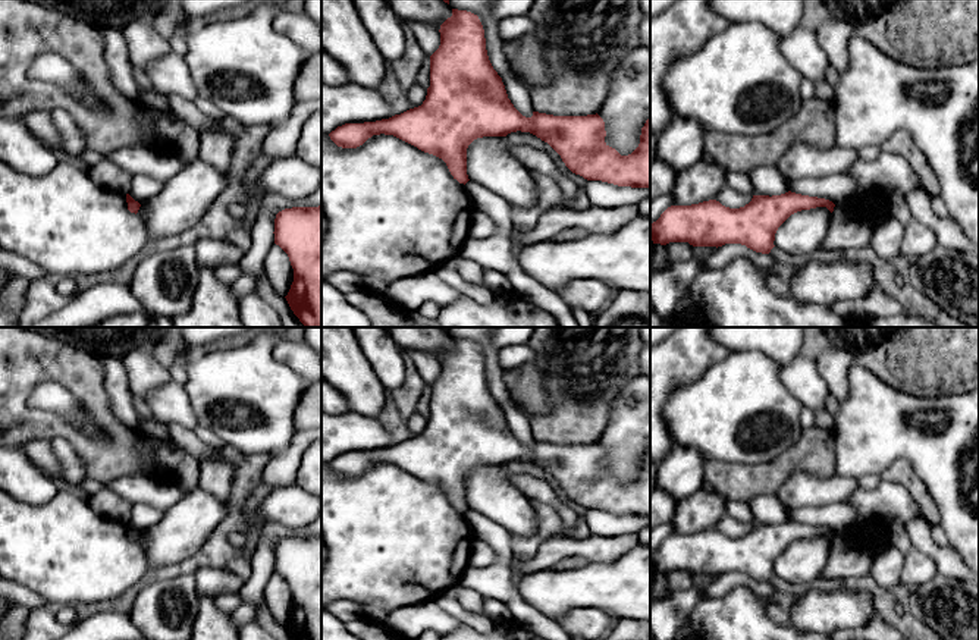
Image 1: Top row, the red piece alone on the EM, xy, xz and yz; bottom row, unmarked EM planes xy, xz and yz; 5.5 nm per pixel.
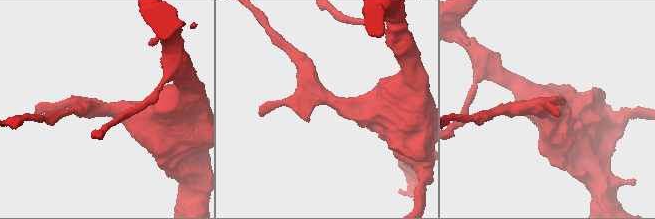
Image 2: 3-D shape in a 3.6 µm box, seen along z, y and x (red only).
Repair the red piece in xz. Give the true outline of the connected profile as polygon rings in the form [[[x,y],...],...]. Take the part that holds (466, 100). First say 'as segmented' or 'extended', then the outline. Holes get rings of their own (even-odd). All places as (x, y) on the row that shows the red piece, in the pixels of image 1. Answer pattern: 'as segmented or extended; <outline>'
as segmented; [[[452,9],[452,16],[440,25],[440,46],[430,56],[430,87],[427,88],[426,100],[421,106],[410,109],[389,119],[364,123],[345,123],[329,134],[330,139],[342,148],[357,148],[373,135],[393,135],[418,150],[442,159],[454,179],[459,183],[467,183],[467,148],[483,137],[506,137],[511,132],[530,132],[547,142],[562,159],[565,166],[575,175],[587,181],[602,181],[618,186],[650,188],[650,117],[641,128],[640,144],[628,156],[621,156],[615,148],[605,142],[606,131],[603,119],[596,114],[587,116],[553,116],[533,112],[531,117],[523,116],[508,98],[502,78],[493,69],[487,50],[484,29],[477,15]]]

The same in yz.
as segmented; [[[785,192],[781,195],[753,195],[751,201],[740,208],[729,208],[716,200],[703,201],[691,206],[671,206],[660,217],[650,223],[653,244],[666,245],[669,242],[688,242],[693,247],[722,247],[725,244],[741,244],[747,248],[769,254],[775,247],[778,228],[794,213],[826,207],[831,213],[835,204],[825,198]]]

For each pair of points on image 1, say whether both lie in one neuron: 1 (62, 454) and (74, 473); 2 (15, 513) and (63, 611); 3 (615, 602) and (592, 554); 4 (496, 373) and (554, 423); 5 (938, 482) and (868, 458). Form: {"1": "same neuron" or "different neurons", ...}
{"1": "same neuron", "2": "different neurons", "3": "different neurons", "4": "different neurons", "5": "same neuron"}

